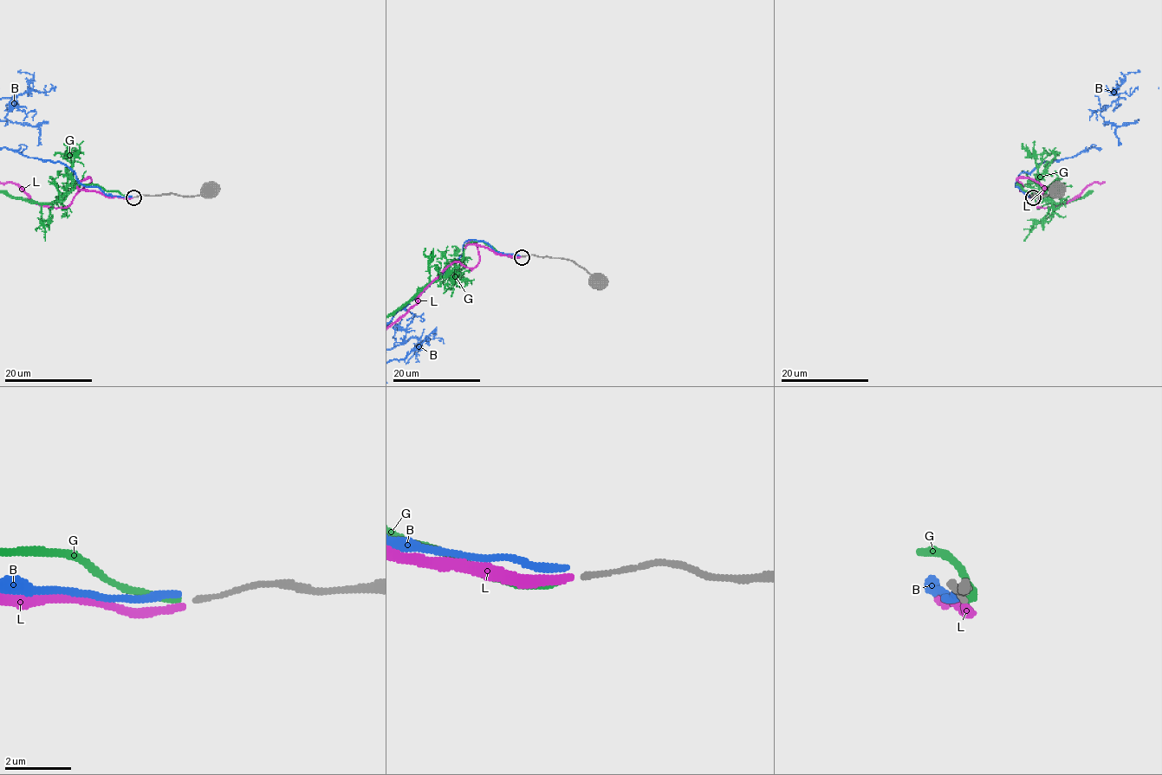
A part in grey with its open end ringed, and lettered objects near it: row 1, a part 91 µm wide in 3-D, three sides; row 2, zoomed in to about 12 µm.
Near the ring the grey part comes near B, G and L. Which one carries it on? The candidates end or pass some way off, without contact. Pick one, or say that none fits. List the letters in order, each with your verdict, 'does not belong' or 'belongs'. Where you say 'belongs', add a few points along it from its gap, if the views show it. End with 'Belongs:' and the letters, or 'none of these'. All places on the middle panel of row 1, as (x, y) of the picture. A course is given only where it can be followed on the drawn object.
B: does not belong
G: belongs
L: does not belong
Belongs: G

